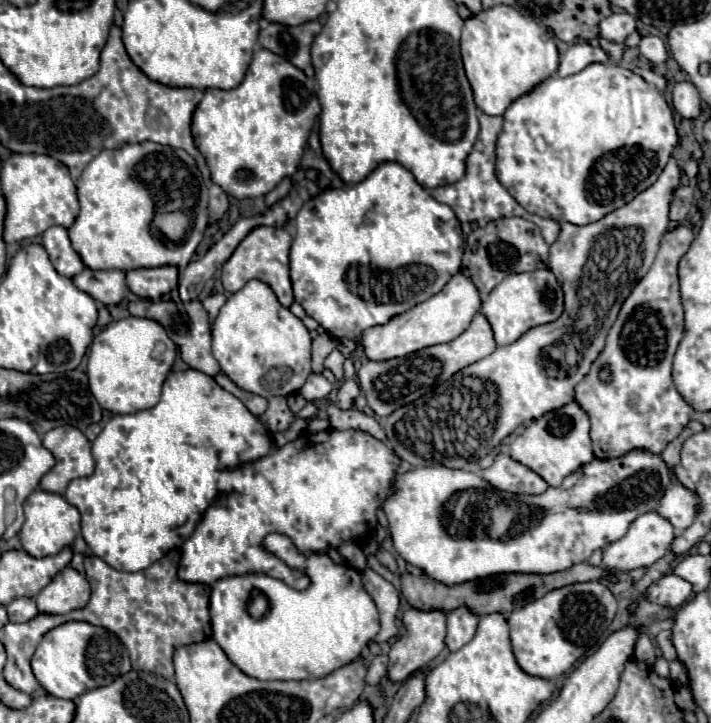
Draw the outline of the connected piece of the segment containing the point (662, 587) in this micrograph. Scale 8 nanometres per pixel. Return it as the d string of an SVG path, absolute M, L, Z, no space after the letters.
M670 574L670 576L662 576L658 582L654 582L650 588L648 588L648 598L654 602L654 604L660 604L660 606L668 606L672 610L684 606L690 598L694 596L694 590L692 590L692 584L676 574Z

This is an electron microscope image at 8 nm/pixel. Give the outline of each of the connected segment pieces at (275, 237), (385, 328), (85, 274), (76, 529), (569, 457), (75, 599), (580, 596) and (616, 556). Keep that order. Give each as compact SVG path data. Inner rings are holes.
M256 226L256 228L252 228L222 266L224 290L226 292L238 292L248 280L256 278L256 280L266 282L274 290L274 294L278 296L282 306L290 308L290 304L294 302L292 284L290 284L290 268L288 268L290 242L292 242L292 236L286 232L286 228L278 228L278 226Z
M458 272L436 296L432 296L424 304L418 304L416 308L410 308L408 312L394 316L388 324L368 328L368 332L360 336L360 346L368 360L400 358L410 352L418 352L420 348L454 340L464 332L464 328L468 328L478 310L480 310L480 294L476 286L462 272Z
M84 268L74 278L74 284L78 290L90 294L96 302L102 302L104 306L114 306L114 304L120 304L128 295L125 276L122 270Z
M34 490L24 502L24 514L26 514L26 522L18 536L20 536L22 548L34 558L58 554L60 550L72 546L74 538L80 534L80 512L76 510L76 506L68 504L66 498L60 494Z
M570 402L532 420L532 424L526 426L524 432L518 434L510 444L510 456L540 474L550 486L560 486L568 474L594 460L588 414L580 408L578 402Z
M72 566L60 570L52 578L52 582L36 596L38 610L44 614L68 614L72 610L84 608L88 600L90 600L90 584Z
M598 580L570 584L548 592L540 600L528 602L524 608L508 614L510 640L518 666L538 678L558 678L574 668L574 664L594 648L616 616L616 598Z
M646 512L632 522L632 526L624 538L620 538L620 540L616 540L604 548L602 566L608 570L620 570L620 572L630 572L636 568L648 568L668 552L672 540L674 540L672 524L668 520L664 520L662 516L658 516L656 512Z

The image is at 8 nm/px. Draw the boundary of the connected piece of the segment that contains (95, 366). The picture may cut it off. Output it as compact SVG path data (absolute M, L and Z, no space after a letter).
M122 318L106 326L92 342L88 356L88 384L90 392L96 396L98 404L112 414L130 414L144 408L152 408L160 400L160 388L174 364L176 344L166 336L164 328L148 318Z

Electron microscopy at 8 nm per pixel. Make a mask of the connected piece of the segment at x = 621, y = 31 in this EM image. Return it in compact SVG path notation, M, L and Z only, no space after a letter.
M628 12L612 14L600 22L600 36L610 42L624 42L628 34L636 30L636 20Z

